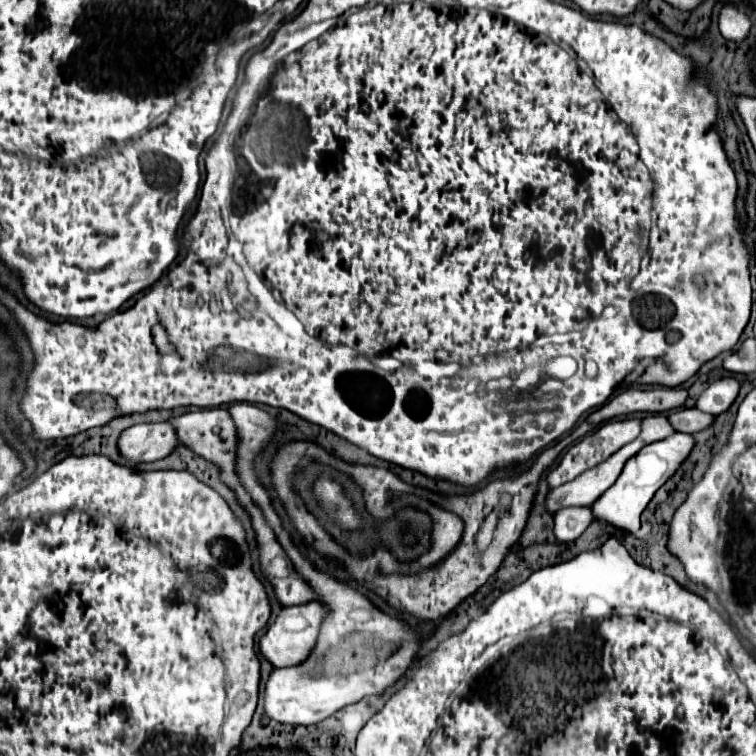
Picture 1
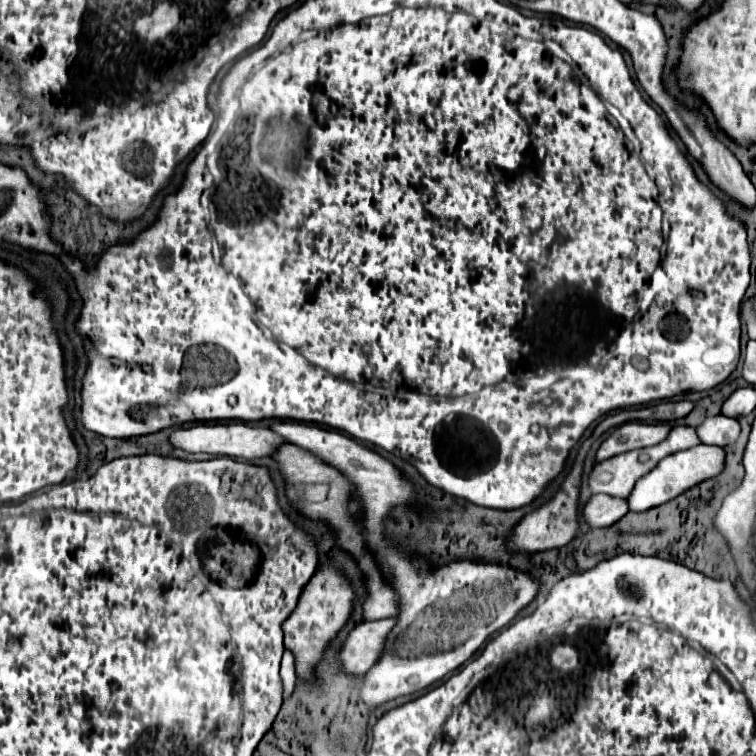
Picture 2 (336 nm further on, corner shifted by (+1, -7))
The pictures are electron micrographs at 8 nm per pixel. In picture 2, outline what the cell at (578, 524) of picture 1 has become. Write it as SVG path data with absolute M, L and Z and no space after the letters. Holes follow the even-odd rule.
M594 494L584 506L584 518L590 528L604 528L628 514L628 500L608 494Z

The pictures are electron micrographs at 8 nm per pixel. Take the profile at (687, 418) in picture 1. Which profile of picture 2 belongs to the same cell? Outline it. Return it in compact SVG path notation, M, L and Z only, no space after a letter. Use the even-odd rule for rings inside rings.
M714 416L708 418L704 424L700 424L696 428L698 438L704 444L714 444L714 446L728 446L734 444L740 436L740 424L736 418L728 418L728 416Z

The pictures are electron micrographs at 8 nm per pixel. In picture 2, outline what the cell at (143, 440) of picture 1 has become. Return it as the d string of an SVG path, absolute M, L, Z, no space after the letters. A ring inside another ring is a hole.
M196 424L192 428L178 428L172 432L170 442L176 448L182 448L186 452L206 452L206 454L224 454L224 456L232 456L232 458L246 458L246 460L254 460L254 458L262 458L262 456L272 456L272 452L276 452L286 440L276 434L270 428L252 428L246 424Z

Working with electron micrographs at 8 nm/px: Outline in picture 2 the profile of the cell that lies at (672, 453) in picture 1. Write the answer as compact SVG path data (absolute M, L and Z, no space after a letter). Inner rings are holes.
M698 444L690 450L682 450L682 452L676 452L664 460L660 460L660 464L650 470L644 480L640 480L636 486L634 486L634 492L628 496L628 504L630 504L630 510L632 512L642 512L642 510L650 510L650 508L656 508L676 496L680 496L682 492L690 490L692 486L708 480L708 478L714 478L718 476L722 470L724 470L724 458L726 458L726 452L724 448L720 446L708 446L708 444Z

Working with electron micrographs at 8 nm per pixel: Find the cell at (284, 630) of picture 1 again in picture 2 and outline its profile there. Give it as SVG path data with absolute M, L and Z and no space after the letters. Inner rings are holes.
M374 620L358 624L350 634L348 640L338 656L338 662L346 674L366 674L382 656L386 646L386 638L396 626L398 620Z

